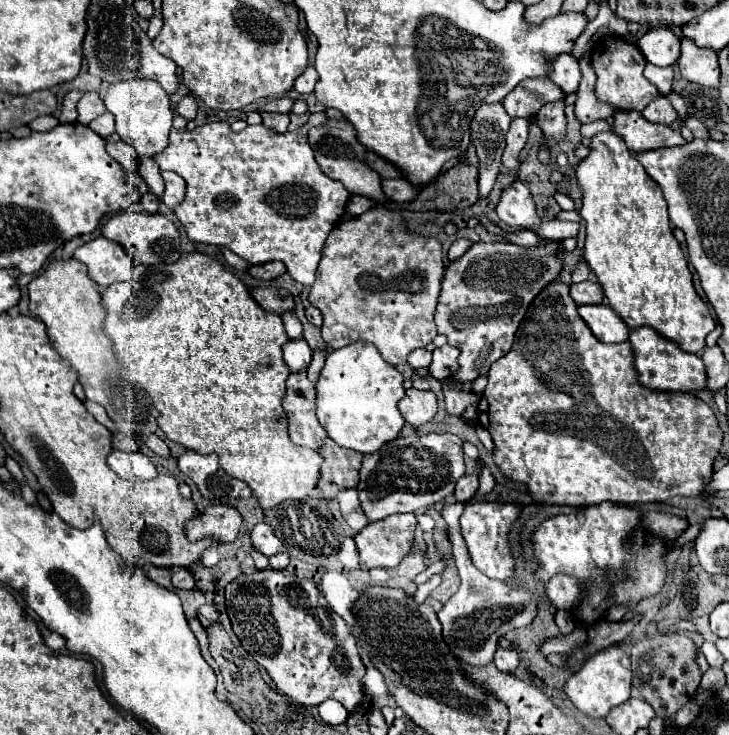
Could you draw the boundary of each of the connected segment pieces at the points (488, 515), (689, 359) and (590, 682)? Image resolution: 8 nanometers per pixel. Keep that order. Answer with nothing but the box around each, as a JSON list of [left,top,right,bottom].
[[461,498,521,580],[629,328,707,392],[563,646,631,718]]

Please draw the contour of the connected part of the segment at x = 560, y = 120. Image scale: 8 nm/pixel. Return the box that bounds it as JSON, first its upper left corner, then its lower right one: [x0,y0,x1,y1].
[539,102,565,140]

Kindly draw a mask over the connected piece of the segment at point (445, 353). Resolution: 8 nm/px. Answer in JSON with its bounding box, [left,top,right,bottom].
[427,346,459,380]

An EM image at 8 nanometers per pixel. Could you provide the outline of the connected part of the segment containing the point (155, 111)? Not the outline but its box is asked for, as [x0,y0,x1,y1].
[103,78,173,158]

